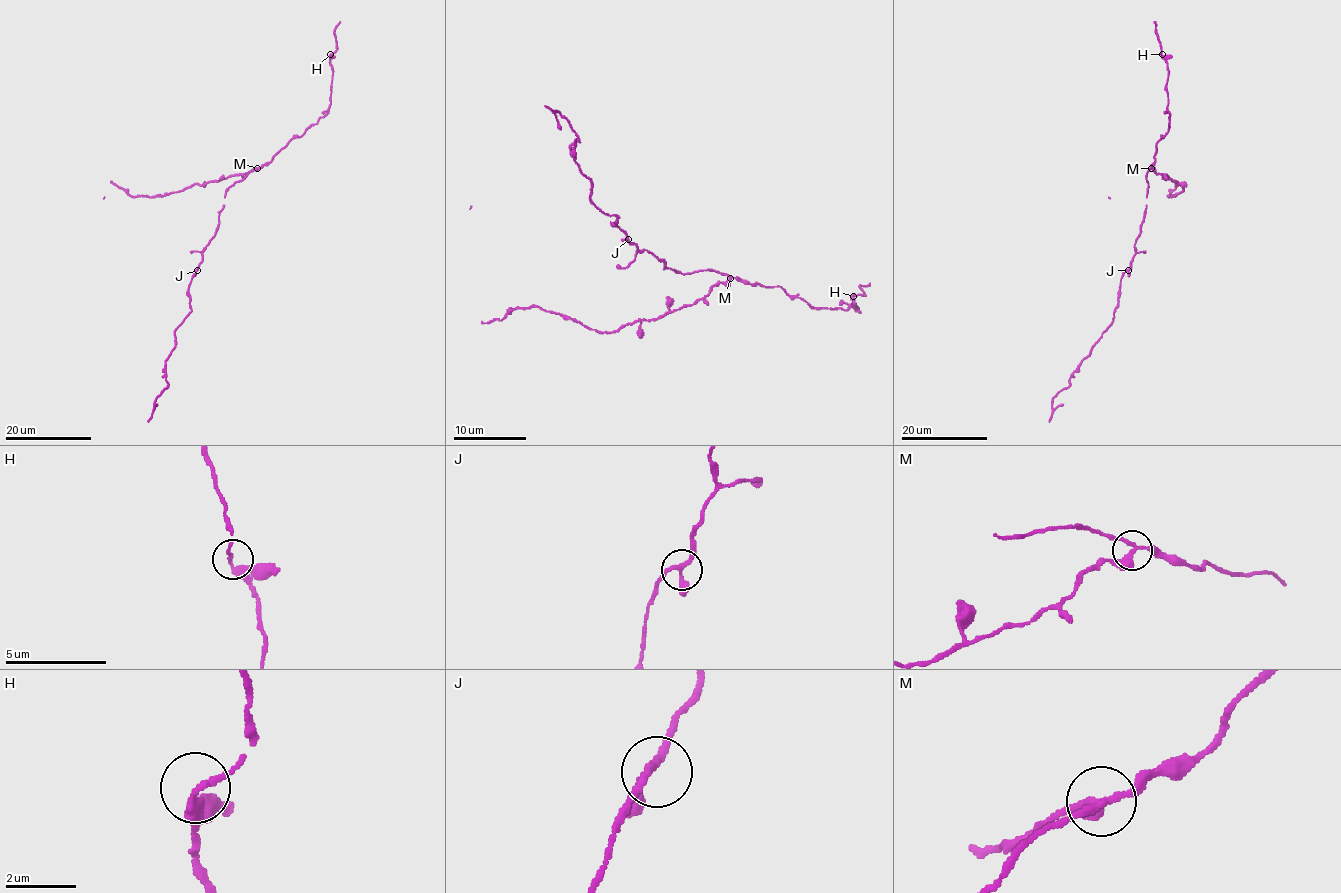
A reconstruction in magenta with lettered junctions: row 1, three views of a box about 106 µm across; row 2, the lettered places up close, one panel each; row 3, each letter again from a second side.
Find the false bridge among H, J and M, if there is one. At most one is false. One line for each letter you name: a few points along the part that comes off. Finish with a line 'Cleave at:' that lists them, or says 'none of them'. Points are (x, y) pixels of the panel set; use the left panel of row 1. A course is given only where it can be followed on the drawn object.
Cleave at: M

